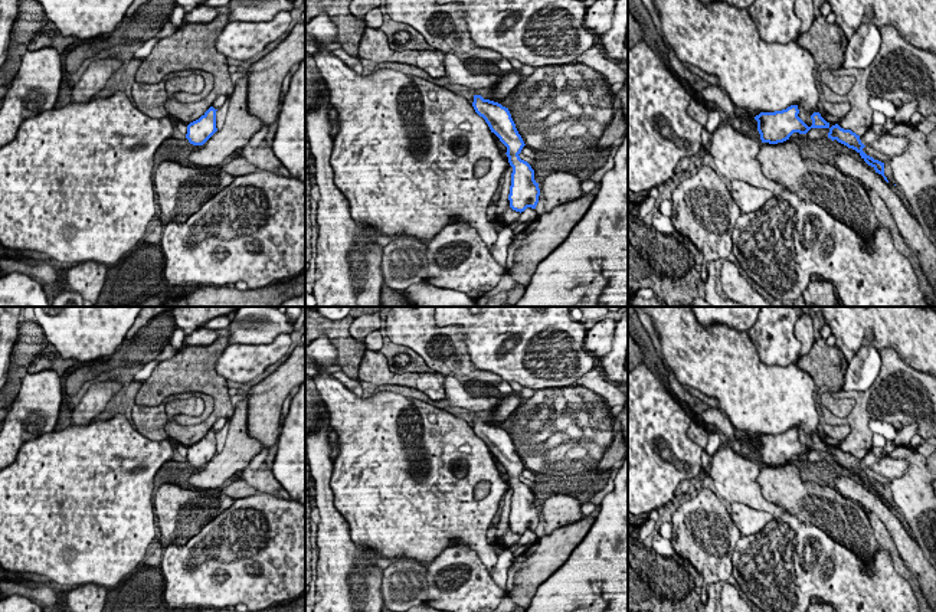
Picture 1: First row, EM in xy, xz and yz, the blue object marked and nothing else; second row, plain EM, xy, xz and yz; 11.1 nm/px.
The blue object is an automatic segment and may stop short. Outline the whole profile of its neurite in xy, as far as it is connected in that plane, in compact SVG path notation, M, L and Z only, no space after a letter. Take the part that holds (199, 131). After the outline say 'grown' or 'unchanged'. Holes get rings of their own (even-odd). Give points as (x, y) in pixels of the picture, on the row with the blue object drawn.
M210 107L199 120L187 125L186 138L193 145L203 145L216 131L216 111Z | unchanged

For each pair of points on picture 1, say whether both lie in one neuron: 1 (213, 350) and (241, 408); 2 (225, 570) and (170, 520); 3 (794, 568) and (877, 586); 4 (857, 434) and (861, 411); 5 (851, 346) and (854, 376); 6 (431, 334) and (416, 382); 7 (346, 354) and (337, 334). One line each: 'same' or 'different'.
1: different
2: different
3: same
4: same
5: different
6: different
7: same

